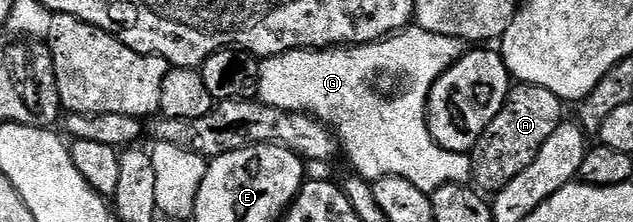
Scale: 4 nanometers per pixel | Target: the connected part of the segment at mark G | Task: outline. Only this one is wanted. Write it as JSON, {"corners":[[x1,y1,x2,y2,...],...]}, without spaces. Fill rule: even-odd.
{"corners":[[407,26,384,40,372,44,335,46,317,50,295,50,265,57,260,63,260,86,257,99,285,112,304,112,323,120,334,129,339,141,348,148,353,171,371,182,389,176,404,178,416,190,433,194,440,186,471,183,473,163,462,154,444,150,432,138,426,121,426,107,432,86,464,55,463,41,444,34,432,34,417,26],[377,84,399,84,398,92,381,92]]}

